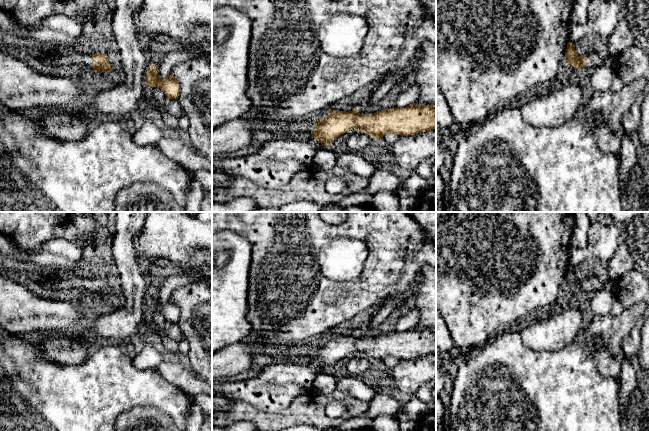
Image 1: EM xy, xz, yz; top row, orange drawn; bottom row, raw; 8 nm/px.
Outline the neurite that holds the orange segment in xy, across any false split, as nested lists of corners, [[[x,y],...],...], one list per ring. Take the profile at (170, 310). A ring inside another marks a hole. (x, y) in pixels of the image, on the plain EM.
[[[152,289],[147,294],[145,309],[160,312],[164,316],[166,323],[178,323],[180,312],[178,305],[172,298],[168,299],[166,303],[162,303],[156,292],[157,289]]]

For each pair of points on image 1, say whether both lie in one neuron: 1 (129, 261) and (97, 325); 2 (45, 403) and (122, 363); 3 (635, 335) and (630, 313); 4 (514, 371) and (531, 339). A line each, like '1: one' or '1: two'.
1: one
2: one
3: two
4: two

